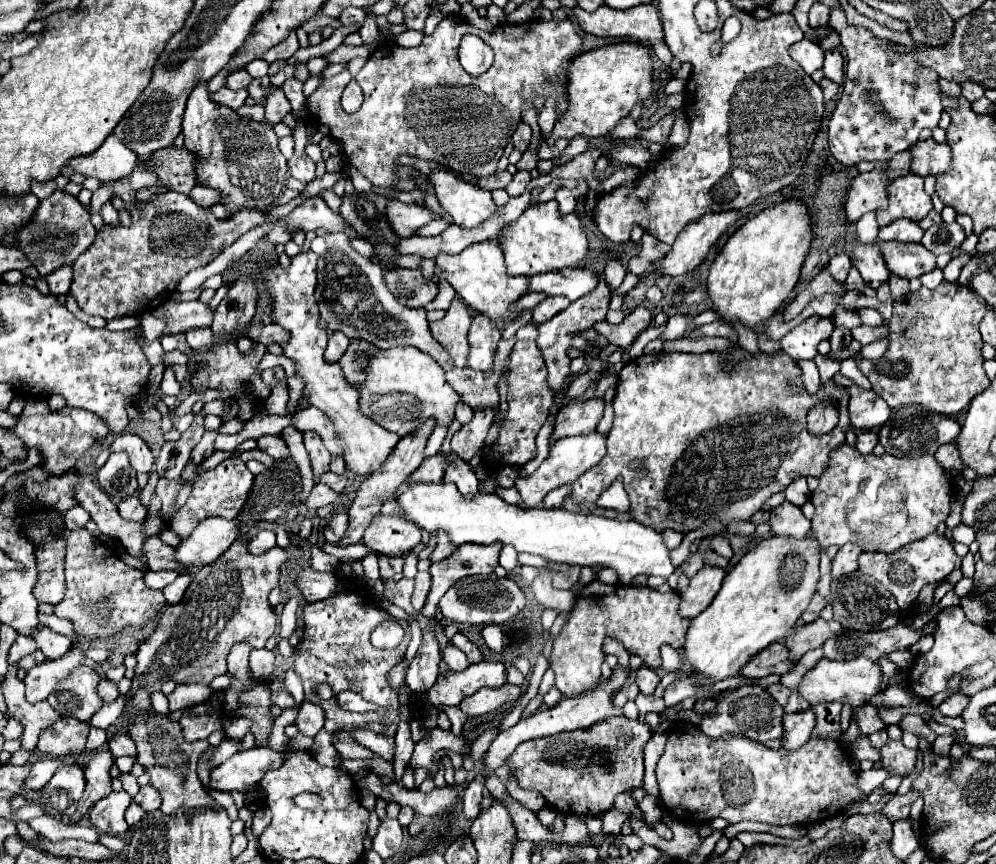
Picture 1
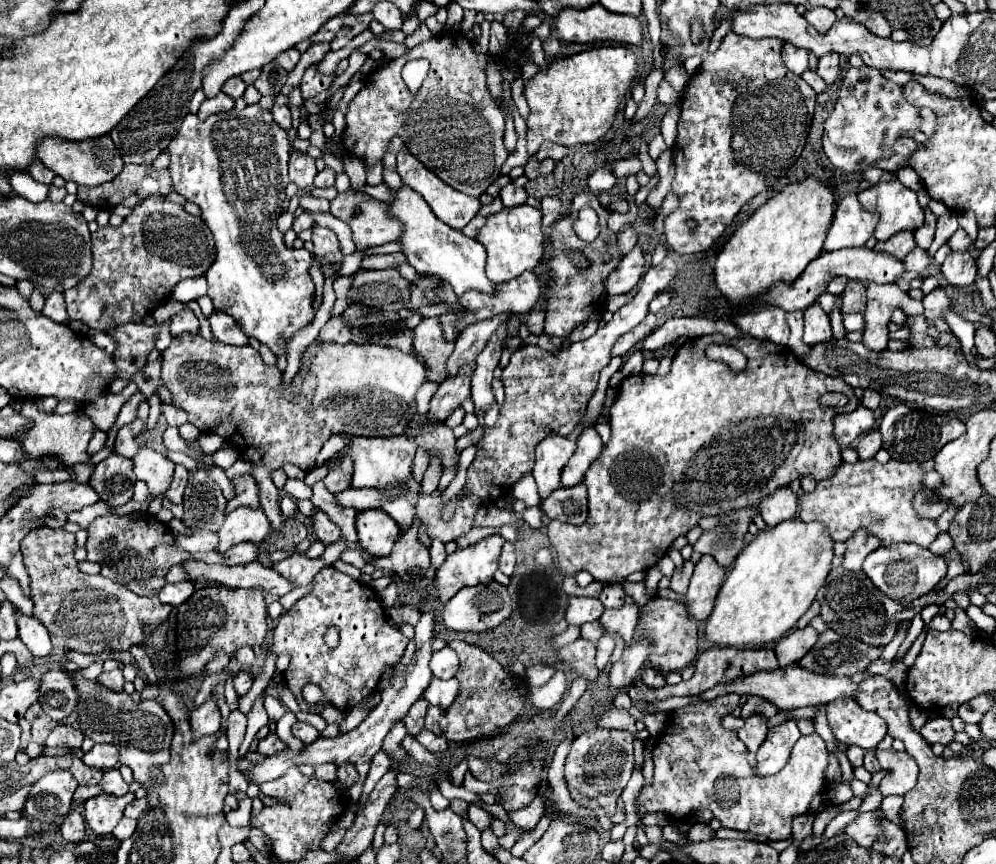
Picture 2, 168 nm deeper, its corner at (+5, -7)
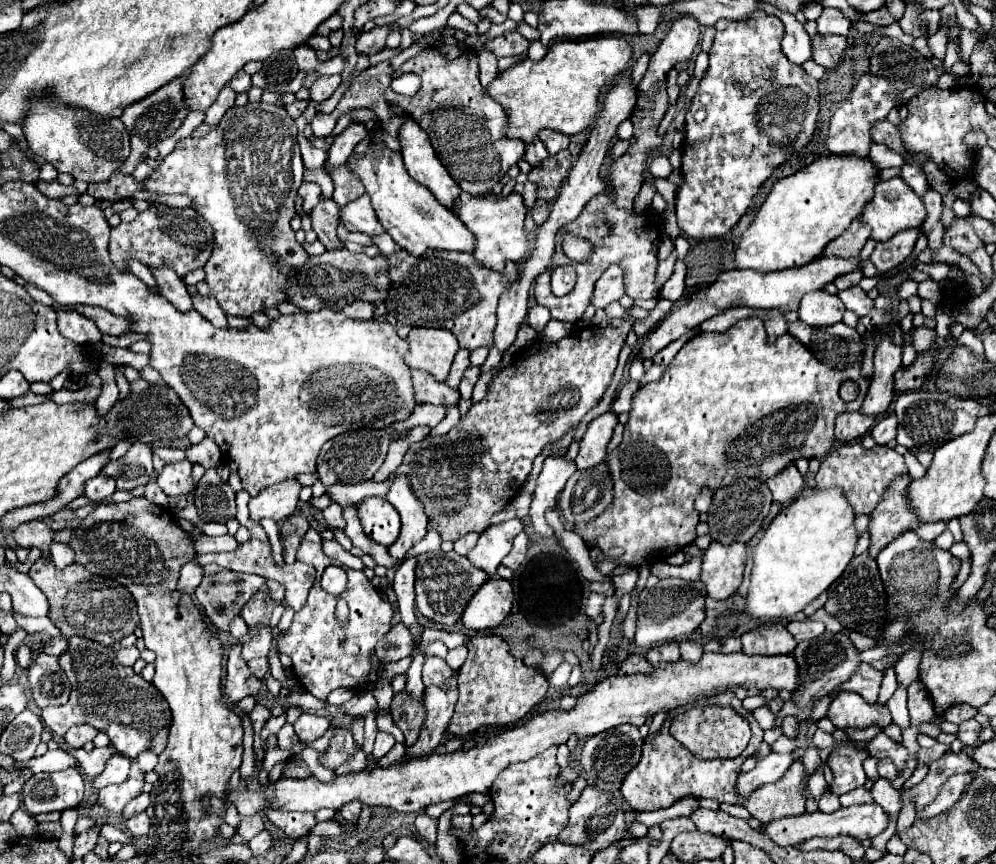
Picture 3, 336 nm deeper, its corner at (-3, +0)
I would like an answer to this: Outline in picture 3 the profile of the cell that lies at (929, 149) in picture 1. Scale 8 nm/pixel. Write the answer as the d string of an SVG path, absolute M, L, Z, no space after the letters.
M881 120L879 124L875 124L873 132L871 132L871 138L873 142L879 142L879 144L885 144L889 146L891 150L903 154L905 152L905 146L901 142L901 136L899 136L899 130L897 126L893 126L889 120Z

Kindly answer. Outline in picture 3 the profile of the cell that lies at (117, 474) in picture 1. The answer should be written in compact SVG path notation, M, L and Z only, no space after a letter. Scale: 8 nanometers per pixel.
M135 442L125 456L115 462L109 462L103 468L105 476L111 476L117 482L117 490L133 490L141 484L147 484L153 472L153 450L147 444Z

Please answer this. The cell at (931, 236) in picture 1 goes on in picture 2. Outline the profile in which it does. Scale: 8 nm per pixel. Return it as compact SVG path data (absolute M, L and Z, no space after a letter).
M957 229L957 233L953 233L953 237L947 241L951 251L963 251L971 245L971 239L967 237L967 233L963 229Z

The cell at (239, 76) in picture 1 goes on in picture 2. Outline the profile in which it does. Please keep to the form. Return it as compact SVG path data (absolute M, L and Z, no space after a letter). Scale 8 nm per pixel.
M233 77L233 79L229 79L229 81L223 85L223 93L227 93L227 95L233 97L233 99L243 97L245 89L247 89L247 85L241 81L241 77Z

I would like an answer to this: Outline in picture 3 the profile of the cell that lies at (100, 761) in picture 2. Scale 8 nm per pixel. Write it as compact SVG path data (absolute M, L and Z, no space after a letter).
M61 744L63 750L67 750L69 754L73 754L77 758L77 762L81 764L85 776L99 776L99 772L103 772L105 768L105 762L109 760L111 756L111 750L105 746L105 748L95 748L93 752L85 752L85 750L71 750L67 744Z

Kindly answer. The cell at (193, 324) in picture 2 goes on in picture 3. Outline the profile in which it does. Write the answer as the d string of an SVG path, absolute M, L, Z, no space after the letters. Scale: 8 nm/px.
M151 268L151 274L157 282L159 292L171 302L175 304L181 312L187 312L193 308L191 304L191 294L187 292L183 280L179 276L175 276L175 272L171 272L171 268Z

